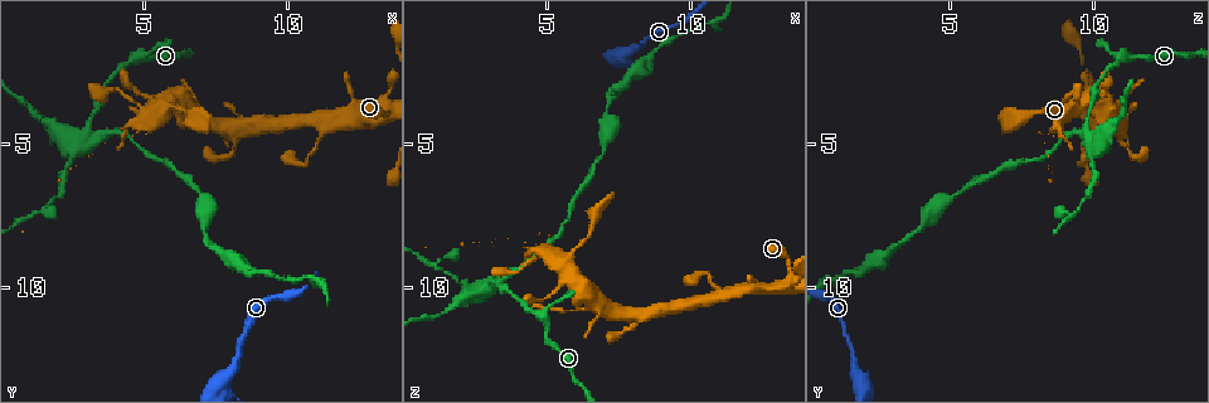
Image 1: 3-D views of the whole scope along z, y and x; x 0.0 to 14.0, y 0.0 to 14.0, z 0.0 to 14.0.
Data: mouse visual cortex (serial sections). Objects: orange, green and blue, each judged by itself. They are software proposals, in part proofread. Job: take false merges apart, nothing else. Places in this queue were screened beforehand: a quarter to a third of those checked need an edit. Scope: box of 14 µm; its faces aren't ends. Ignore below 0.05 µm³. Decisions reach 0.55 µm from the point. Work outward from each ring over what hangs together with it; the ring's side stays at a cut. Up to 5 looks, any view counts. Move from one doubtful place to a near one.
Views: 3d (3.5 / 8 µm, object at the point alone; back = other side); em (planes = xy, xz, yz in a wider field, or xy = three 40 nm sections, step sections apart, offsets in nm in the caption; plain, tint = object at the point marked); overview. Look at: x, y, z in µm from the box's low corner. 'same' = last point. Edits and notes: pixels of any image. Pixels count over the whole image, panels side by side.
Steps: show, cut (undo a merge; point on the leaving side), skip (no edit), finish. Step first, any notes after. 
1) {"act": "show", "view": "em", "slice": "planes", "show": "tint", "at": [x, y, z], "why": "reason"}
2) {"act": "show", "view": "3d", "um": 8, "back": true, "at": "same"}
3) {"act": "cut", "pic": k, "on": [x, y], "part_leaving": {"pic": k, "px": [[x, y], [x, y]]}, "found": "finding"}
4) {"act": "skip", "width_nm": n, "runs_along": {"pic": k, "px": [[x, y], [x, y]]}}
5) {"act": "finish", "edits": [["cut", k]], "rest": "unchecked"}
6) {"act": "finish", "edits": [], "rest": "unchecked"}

{"act": "show", "view": "em", "slice": "xy", "step": 1, "show": "tint", "at": [3.0, 4.6, 9.8], "why": "thin arm on a thick one"}

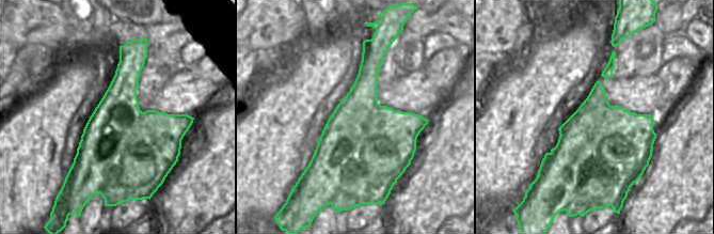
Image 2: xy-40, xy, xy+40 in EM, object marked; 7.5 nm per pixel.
{"act": "show", "view": "3d", "um": 3.5, "at": "same", "why": "wider look"}

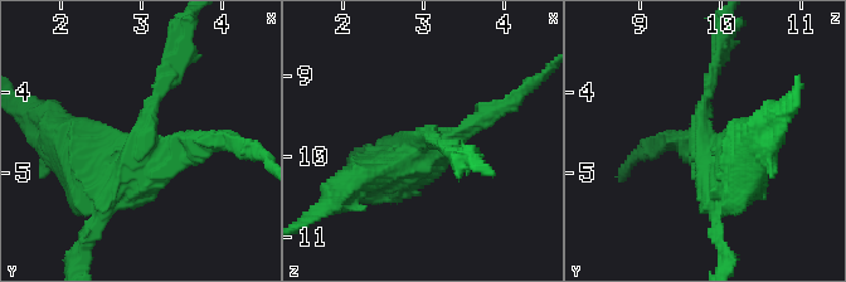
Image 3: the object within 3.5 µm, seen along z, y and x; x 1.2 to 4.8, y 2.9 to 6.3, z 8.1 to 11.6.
{"act": "cut", "pic": 3, "on": [359, 191], "found": "a second cell is stuck on"}

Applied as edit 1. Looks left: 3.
{"act": "show", "view": "3d", "um": 3.5, "at": [1.1, 7.5, 9.2], "why": "sharp bend"}

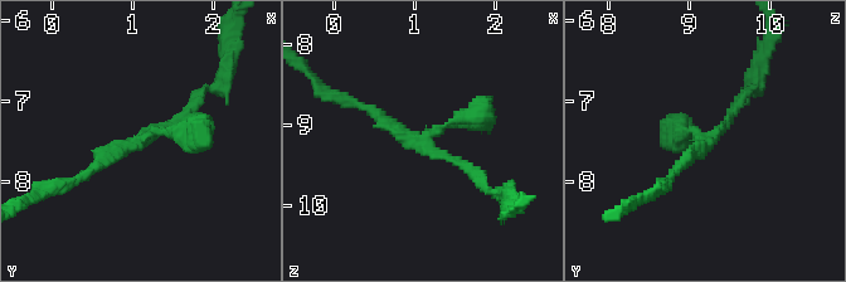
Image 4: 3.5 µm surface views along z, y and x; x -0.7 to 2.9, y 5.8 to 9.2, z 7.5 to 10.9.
{"act": "show", "view": "em", "slice": "xy", "step": 2, "show": "plain", "at": [1.15, 7.45, 9.25]}

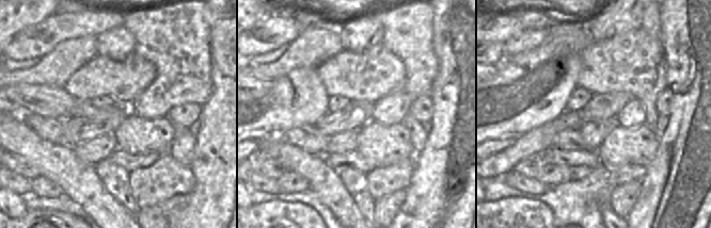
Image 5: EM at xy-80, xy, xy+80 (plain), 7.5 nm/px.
{"act": "show", "view": "em", "slice": "xy", "step": 2, "show": "tint", "at": "same"}

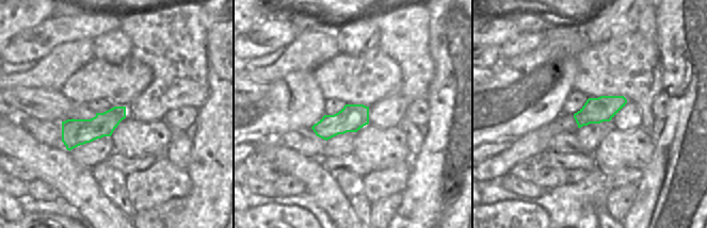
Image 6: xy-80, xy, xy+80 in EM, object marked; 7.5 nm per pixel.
{"act": "skip", "runs_along": {"pic": 4, "px": [[748, 91], [715, 134], [665, 145]]}, "found": "one cell here"}

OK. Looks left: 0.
{"act": "finish", "edits": [["cut", 3]], "rest": "unchecked"}

